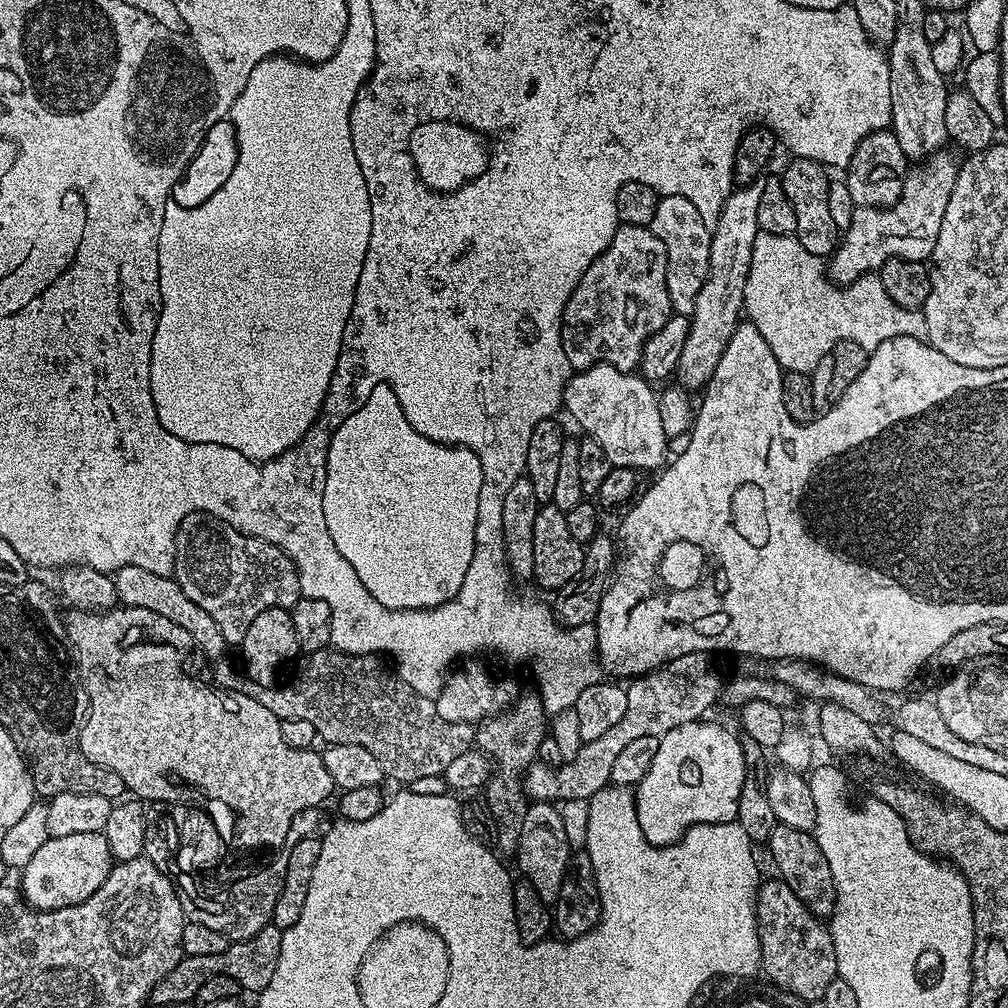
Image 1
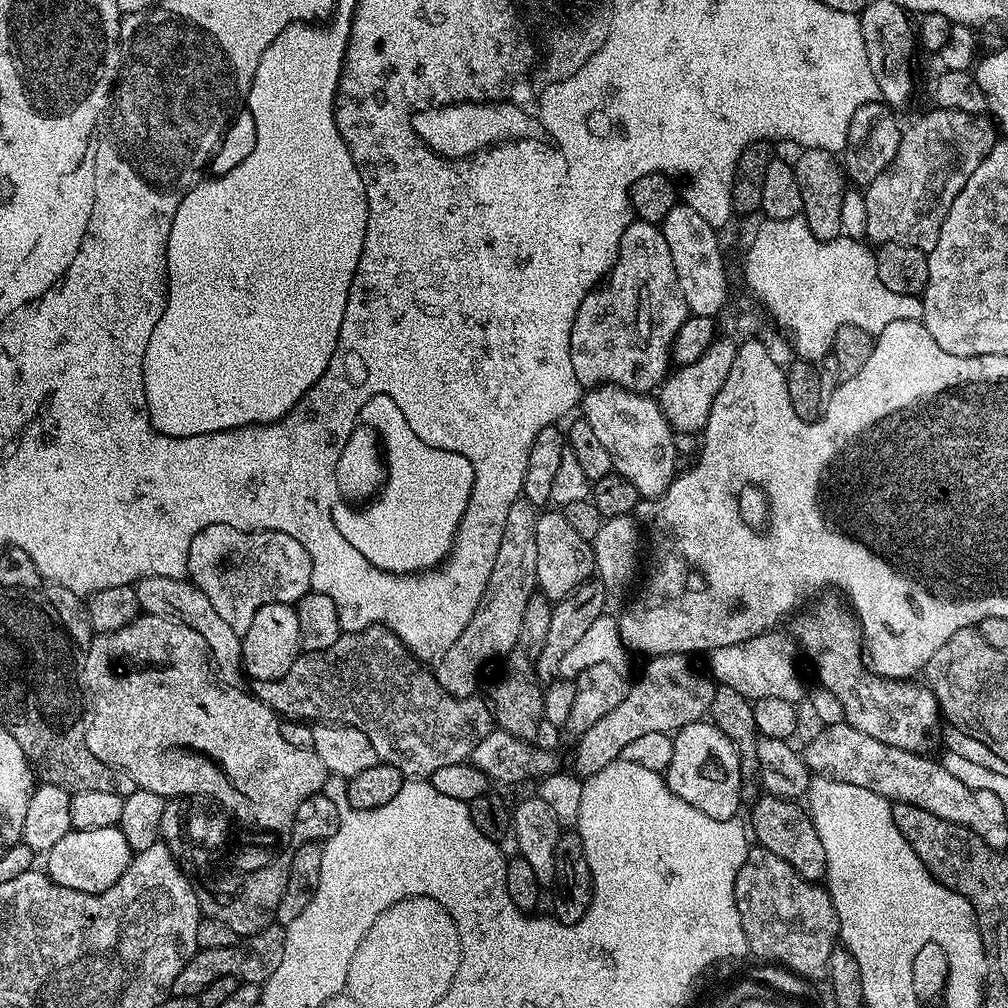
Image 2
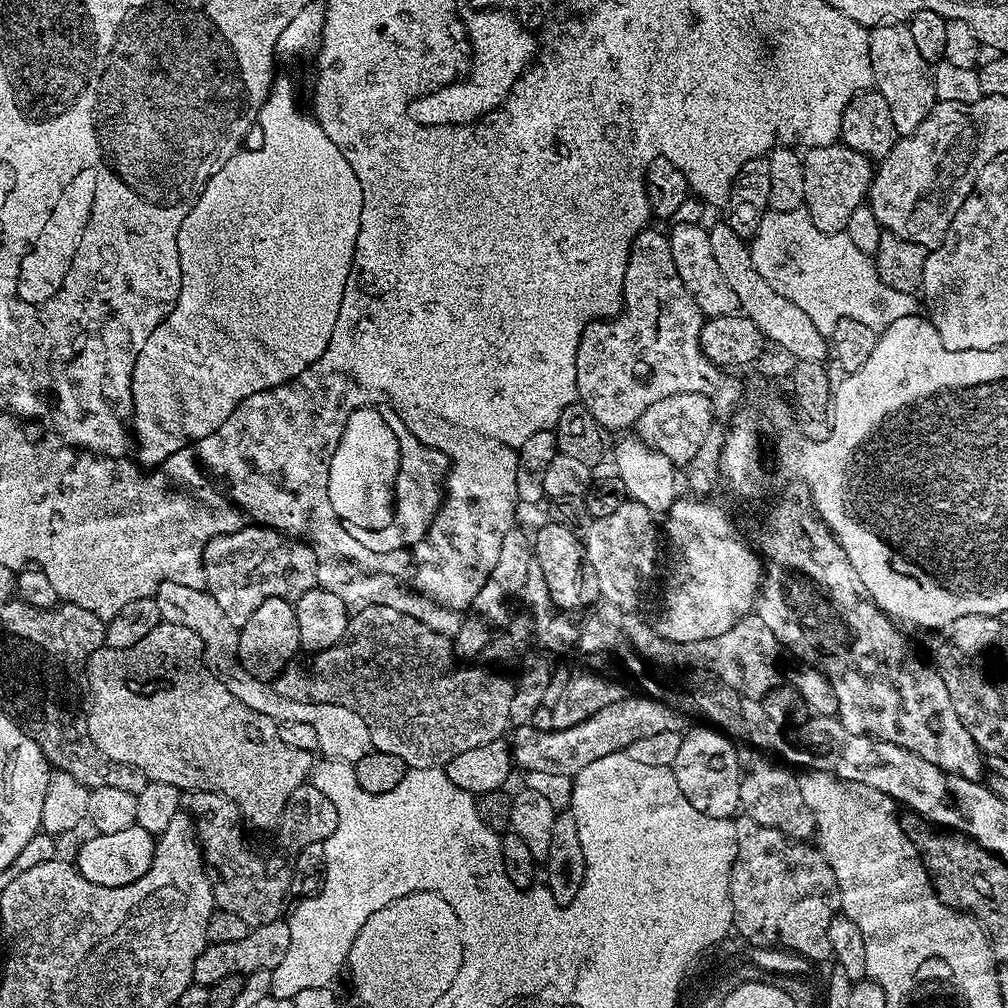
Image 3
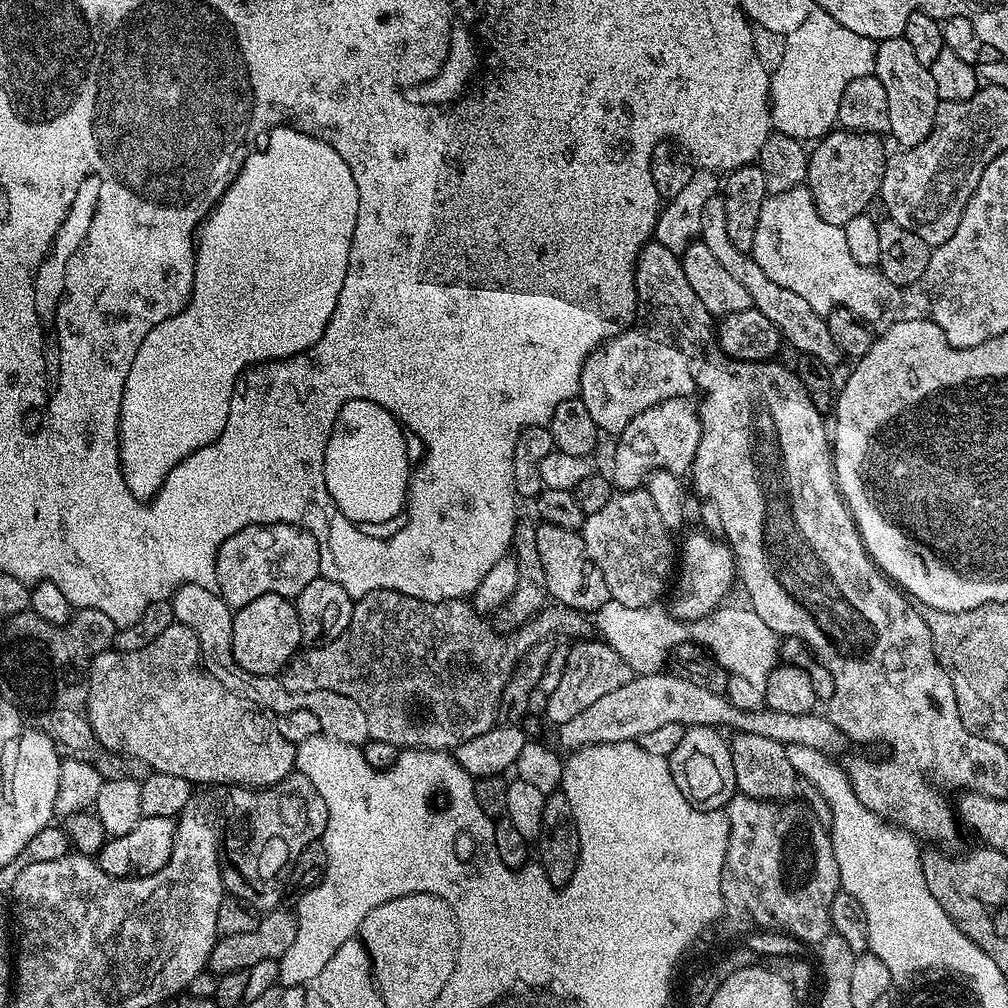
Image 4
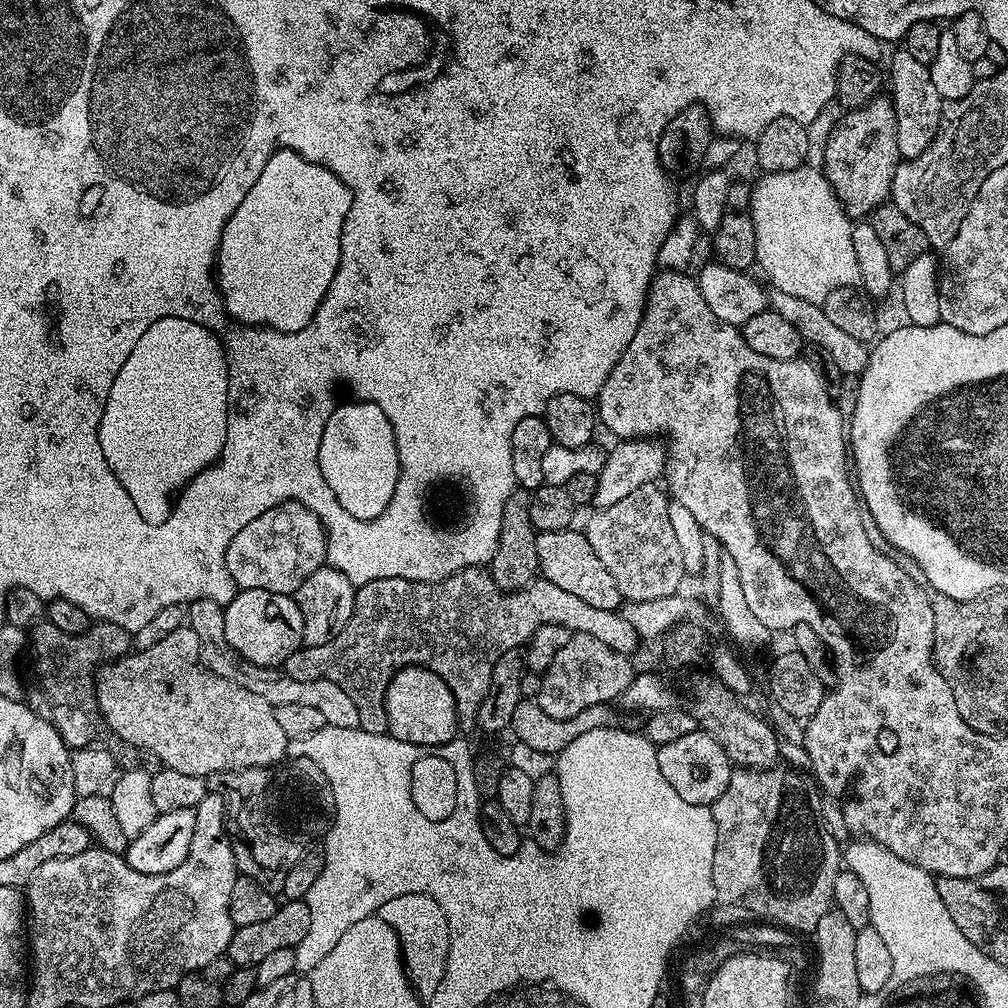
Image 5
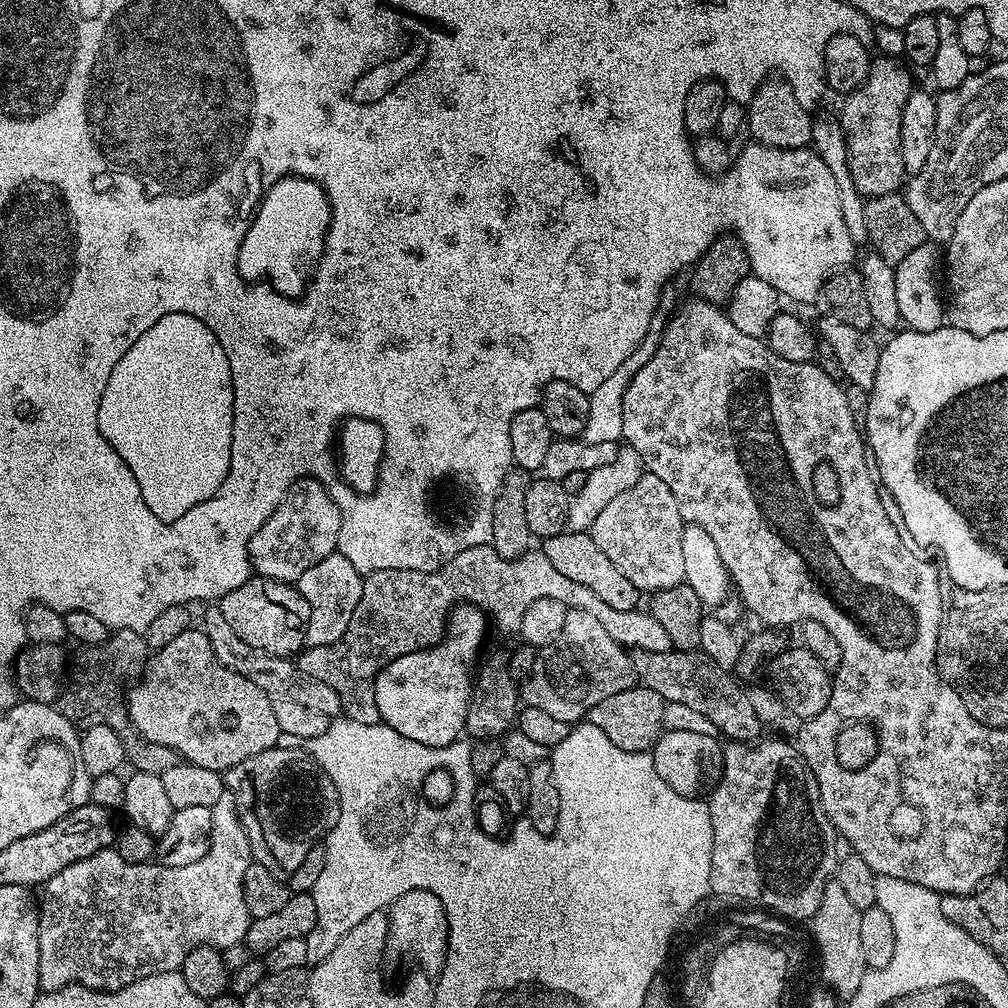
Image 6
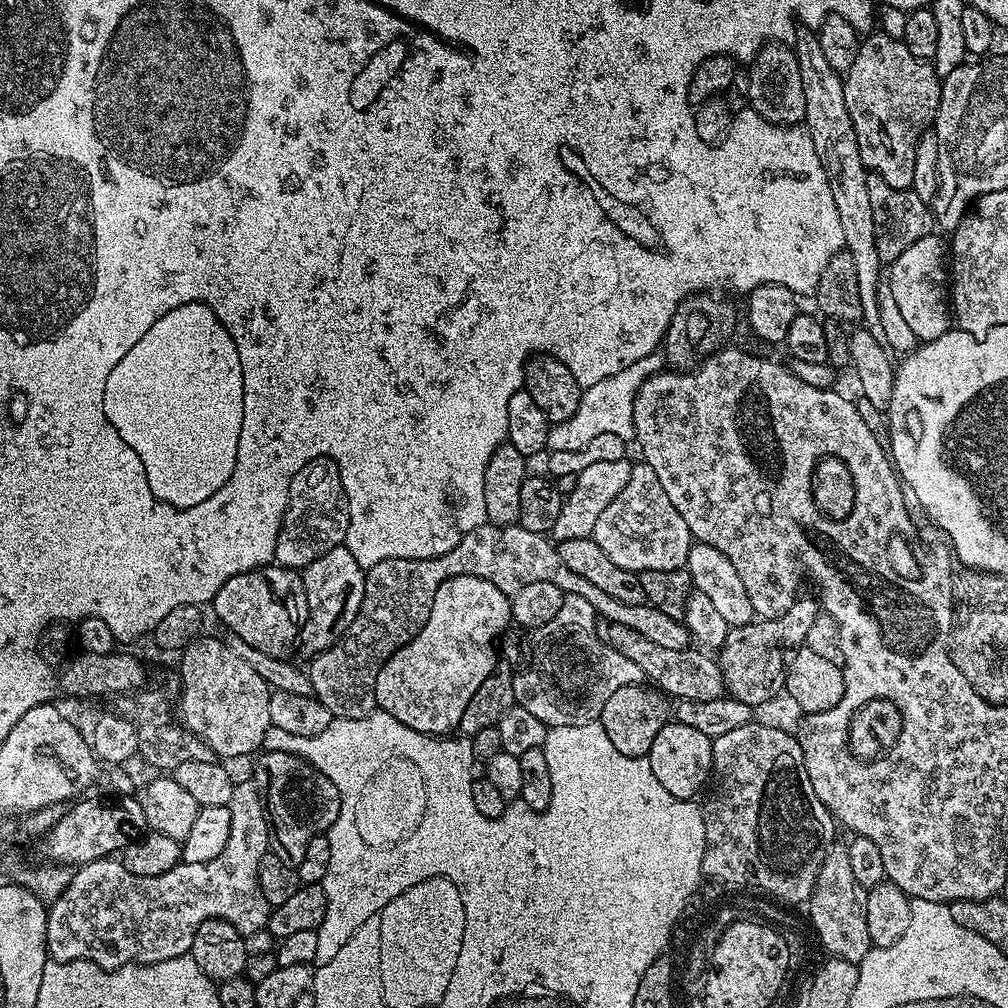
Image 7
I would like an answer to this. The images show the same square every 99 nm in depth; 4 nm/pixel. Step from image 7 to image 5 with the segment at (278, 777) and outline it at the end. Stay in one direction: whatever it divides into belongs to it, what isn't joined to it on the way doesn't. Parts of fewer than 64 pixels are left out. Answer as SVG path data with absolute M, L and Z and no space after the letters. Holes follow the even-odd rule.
M288 758L268 768L243 768L237 772L219 772L207 777L209 792L219 792L224 797L228 835L236 830L246 830L246 834L254 834L256 856L260 862L270 866L286 866L290 862L298 862L302 854L306 854L332 827L335 813L334 794L330 790L330 782L322 770L314 762L303 758Z

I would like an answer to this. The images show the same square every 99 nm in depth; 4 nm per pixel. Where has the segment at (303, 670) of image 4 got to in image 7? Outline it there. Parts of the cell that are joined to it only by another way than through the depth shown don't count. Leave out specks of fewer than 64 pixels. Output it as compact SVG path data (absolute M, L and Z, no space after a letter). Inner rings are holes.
M486 522L470 530L470 534L466 534L462 542L458 542L458 546L454 546L454 550L450 550L445 556L435 556L425 560L377 559L376 565L365 571L364 597L354 622L350 622L350 626L333 648L328 648L325 652L311 657L309 664L312 665L307 665L306 668L312 683L312 695L322 702L322 706L326 706L326 710L330 710L332 717L337 720L357 720L366 718L374 711L376 708L374 686L378 682L378 670L382 670L384 663L399 648L406 646L406 642L410 642L418 634L418 630L422 630L422 626L426 626L426 618L430 618L430 606L434 606L434 594L438 594L438 586L442 586L442 582L455 576L481 576L494 582L498 590L509 594L516 593L530 582L552 582L567 595L586 598L586 602L594 606L599 619L618 622L630 630L638 630L638 634L645 635L646 638L650 638L650 642L655 642L658 646L667 646L669 650L682 650L690 644L688 627L685 626L683 620L670 618L670 614L662 614L662 610L652 607L647 602L638 606L618 602L618 598L610 598L610 594L605 594L600 587L594 586L586 578L578 578L578 574L574 574L574 570L569 570L563 564L562 558L558 558L556 544L547 535L521 528L519 523L501 526Z

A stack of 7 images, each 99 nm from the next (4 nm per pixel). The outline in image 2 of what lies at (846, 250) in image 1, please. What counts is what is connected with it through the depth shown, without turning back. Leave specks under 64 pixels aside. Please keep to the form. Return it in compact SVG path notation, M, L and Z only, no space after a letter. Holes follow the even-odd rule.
M933 107L932 112L922 117L917 124L903 129L898 154L894 162L874 178L863 189L866 202L866 237L873 245L905 244L914 246L926 254L938 246L938 234L942 230L942 222L946 222L946 214L950 214L950 206L954 206L954 198L962 194L962 186L970 182L970 174L978 170L982 158L990 154L996 145L998 129L987 115L971 116L958 110Z

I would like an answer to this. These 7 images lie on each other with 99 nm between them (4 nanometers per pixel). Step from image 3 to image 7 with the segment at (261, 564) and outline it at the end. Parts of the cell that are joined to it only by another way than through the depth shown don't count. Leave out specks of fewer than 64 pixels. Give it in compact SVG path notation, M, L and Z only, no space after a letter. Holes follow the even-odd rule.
M317 458L302 466L290 482L288 505L276 539L275 563L281 568L303 570L322 554L341 547L348 539L348 498L335 464Z

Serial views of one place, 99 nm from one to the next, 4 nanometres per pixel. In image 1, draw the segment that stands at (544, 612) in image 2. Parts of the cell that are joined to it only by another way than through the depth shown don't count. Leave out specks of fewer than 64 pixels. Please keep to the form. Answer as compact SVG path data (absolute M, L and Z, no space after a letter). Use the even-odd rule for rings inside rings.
M532 694L519 700L520 697L511 705L510 710L501 710L495 716L481 720L474 732L475 747L485 752L494 765L494 774L489 775L488 782L482 789L482 799L488 803L490 818L494 818L494 830L498 830L495 847L501 853L508 854L515 853L530 803L524 792L522 777L536 760L538 746L546 739L546 713L539 695Z

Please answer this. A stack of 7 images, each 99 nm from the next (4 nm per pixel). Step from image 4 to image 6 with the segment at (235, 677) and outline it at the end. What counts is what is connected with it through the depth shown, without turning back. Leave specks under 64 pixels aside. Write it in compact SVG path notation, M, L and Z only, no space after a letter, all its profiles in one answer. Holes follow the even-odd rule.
M208 606L204 612L204 624L202 630L214 650L216 660L222 666L250 678L258 690L262 690L273 700L287 698L307 706L310 710L318 710L318 714L326 714L329 718L341 715L340 699L334 694L334 689L326 686L326 682L318 682L318 678L310 678L310 674L302 674L300 667L296 665L295 659L286 656L271 656L262 650L254 650L254 646L246 646L234 629L226 623L222 610L218 606Z

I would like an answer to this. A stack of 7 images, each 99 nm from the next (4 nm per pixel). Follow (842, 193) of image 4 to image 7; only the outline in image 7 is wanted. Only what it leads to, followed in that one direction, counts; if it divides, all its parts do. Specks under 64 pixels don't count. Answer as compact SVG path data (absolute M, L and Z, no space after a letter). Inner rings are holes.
M879 30L873 31L871 34L865 35L860 41L860 49L854 58L854 66L850 66L846 75L843 77L844 97L846 98L846 110L850 114L850 122L854 122L854 134L858 138L858 154L862 156L862 162L869 173L875 174L882 178L882 182L886 182L889 186L895 188L911 189L914 182L914 150L916 143L920 137L920 133L925 131L935 121L936 111L940 105L940 86L942 77L937 74L935 67L929 61L922 58L914 58L914 54L910 54L910 50L906 50L903 39L887 36Z

